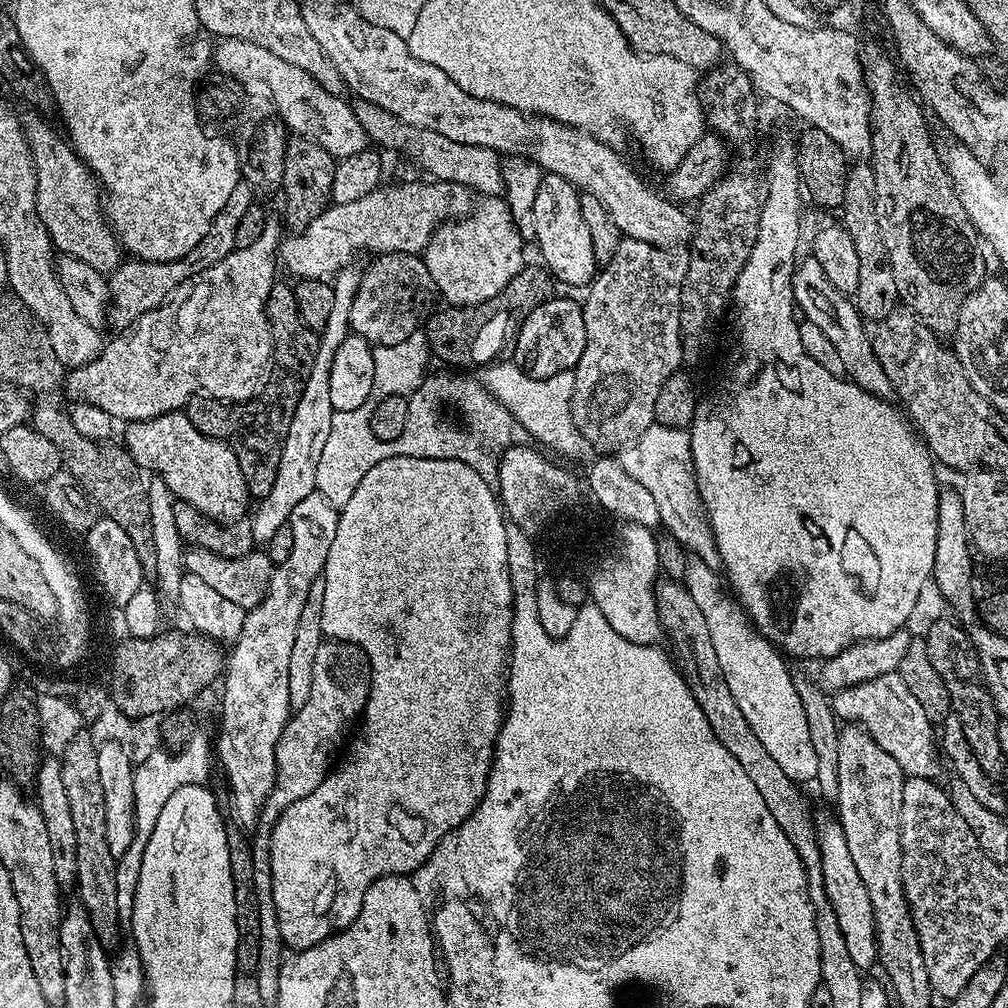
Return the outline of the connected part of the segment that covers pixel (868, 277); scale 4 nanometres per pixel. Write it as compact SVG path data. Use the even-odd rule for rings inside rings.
M856 162L849 167L843 212L842 226L854 238L854 250L858 254L858 290L854 293L854 303L865 321L875 322L896 311L900 296L888 261L886 242L882 242L882 226L878 226L876 170L871 163Z

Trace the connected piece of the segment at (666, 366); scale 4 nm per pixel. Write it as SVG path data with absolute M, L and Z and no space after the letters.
M621 239L618 250L614 250L614 258L609 264L603 265L597 271L596 279L587 285L586 293L588 297L582 300L584 309L584 321L586 322L586 350L582 350L582 358L578 358L574 375L572 378L572 421L578 430L578 434L582 434L585 445L589 449L597 448L600 454L616 454L635 442L646 429L651 428L654 423L654 402L658 398L658 390L662 386L662 382L666 382L666 378L670 378L670 374L681 371L686 355L684 346L684 337L680 330L680 287L686 278L686 270L688 269L687 251L677 250L674 248L659 248L650 242L642 242L641 240Z

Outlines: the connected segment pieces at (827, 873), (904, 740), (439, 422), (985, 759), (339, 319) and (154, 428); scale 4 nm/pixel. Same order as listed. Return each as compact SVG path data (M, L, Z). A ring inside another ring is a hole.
M835 815L824 816L815 821L818 850L822 850L822 877L825 883L826 897L833 906L834 915L838 918L839 929L842 930L846 950L861 970L867 970L871 964L877 963L876 955L876 923L870 898L866 894L866 886L862 886L862 878L858 878L858 866L854 866L854 858L850 858L850 846L846 846L844 831Z
M899 671L882 674L870 682L862 682L853 688L844 688L831 697L832 708L844 719L855 722L902 766L905 777L921 776L927 780L939 777L942 756L938 751L938 736L933 721L926 718L922 706L910 694L906 682L902 682Z
M444 370L441 376L429 374L424 377L422 386L411 389L408 396L408 413L406 414L406 430L398 438L387 441L389 456L413 456L414 458L434 458L435 460L461 460L466 462L478 474L485 478L492 478L498 472L498 457L504 449L513 443L512 435L518 432L518 425L512 419L511 414L496 401L484 387L479 379L471 380L471 375L456 374L451 376L451 371ZM444 407L453 408L460 415L460 420L464 425L459 428L456 424L451 424L443 416Z
M939 618L927 625L922 639L926 642L926 654L930 654L930 662L934 670L942 677L942 683L952 699L951 715L962 722L962 734L966 734L966 742L970 742L970 750L974 750L974 758L988 776L1000 778L1004 772L1006 753L1000 741L1000 715L994 706L994 698L984 681L982 666L978 658L978 650L968 636L968 628L961 626L955 619Z
M349 266L340 269L334 277L334 287L332 289L332 309L330 310L330 320L327 321L328 330L325 332L323 348L318 351L316 358L315 372L312 372L311 384L304 394L304 400L300 402L300 410L296 415L296 420L292 424L292 433L282 448L282 462L278 465L278 478L274 478L274 487L270 494L259 497L256 513L250 516L252 521L252 533L257 542L267 542L274 538L277 530L287 524L290 514L294 514L294 506L302 502L302 498L309 496L316 491L316 479L318 478L318 458L322 458L322 446L326 446L326 438L330 435L330 418L332 417L332 403L330 402L330 366L334 362L334 354L338 354L338 346L346 342L350 334L350 306L354 302L354 294L360 285L361 273L355 272L355 267Z
M187 411L167 412L156 416L153 420L134 420L127 425L123 443L126 445L132 460L141 469L153 468L155 475L166 482L176 500L184 500L190 506L202 510L211 520L231 522L241 515L240 512L250 503L246 478L242 478L242 466L238 466L238 458L228 444L216 440L213 436L203 436L190 422Z

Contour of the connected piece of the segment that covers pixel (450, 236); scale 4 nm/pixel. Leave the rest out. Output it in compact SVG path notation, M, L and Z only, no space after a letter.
M492 198L487 201L485 208L477 207L471 214L446 224L441 224L436 233L425 246L422 259L428 265L432 275L432 283L435 291L445 296L449 305L481 304L494 294L498 294L526 266L524 260L524 240L512 221L512 212L504 198Z

